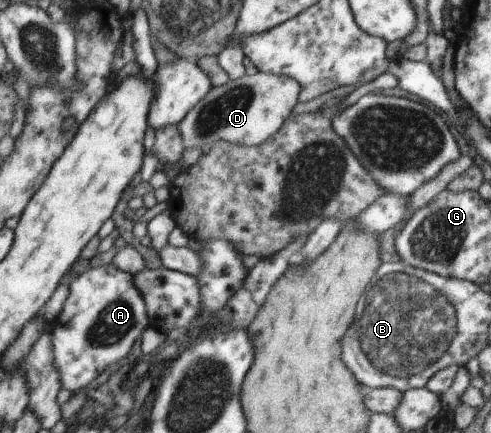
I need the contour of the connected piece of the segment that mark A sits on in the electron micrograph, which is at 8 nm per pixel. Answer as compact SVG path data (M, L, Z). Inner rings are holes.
M112 264L90 269L88 273L80 275L70 287L70 295L65 302L63 312L56 320L54 327L54 355L56 367L62 375L64 389L80 391L92 385L102 373L106 373L114 363L122 361L142 335L142 331L150 323L149 312L140 291L134 287L132 275L118 271Z

